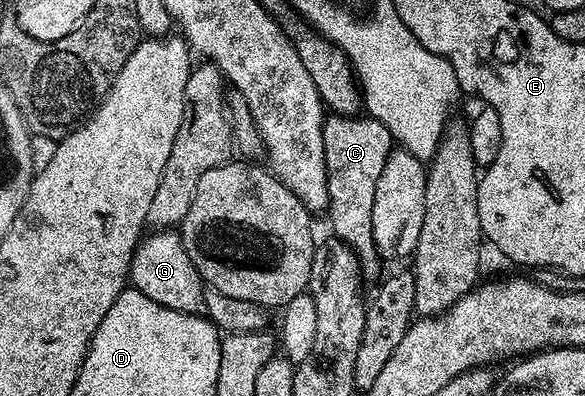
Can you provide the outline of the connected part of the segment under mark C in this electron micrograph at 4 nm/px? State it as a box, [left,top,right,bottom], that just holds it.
[323,114,395,280]

